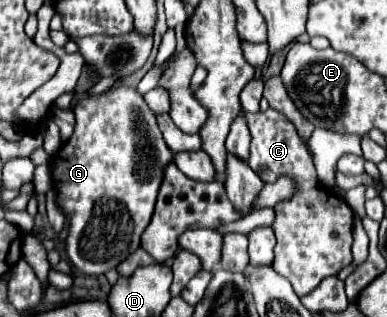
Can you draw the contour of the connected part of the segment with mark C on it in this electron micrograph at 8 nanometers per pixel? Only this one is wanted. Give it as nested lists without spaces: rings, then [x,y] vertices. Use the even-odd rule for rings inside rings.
[[[268,108],[258,114],[246,114],[246,118],[252,134],[248,166],[262,178],[262,182],[276,182],[280,176],[288,176],[296,184],[294,194],[274,206],[274,270],[290,280],[298,296],[306,296],[310,290],[316,290],[324,278],[336,276],[352,262],[348,234],[352,244],[354,212],[340,194],[336,194],[332,188],[322,188],[306,140],[298,136],[294,124],[284,114]]]

